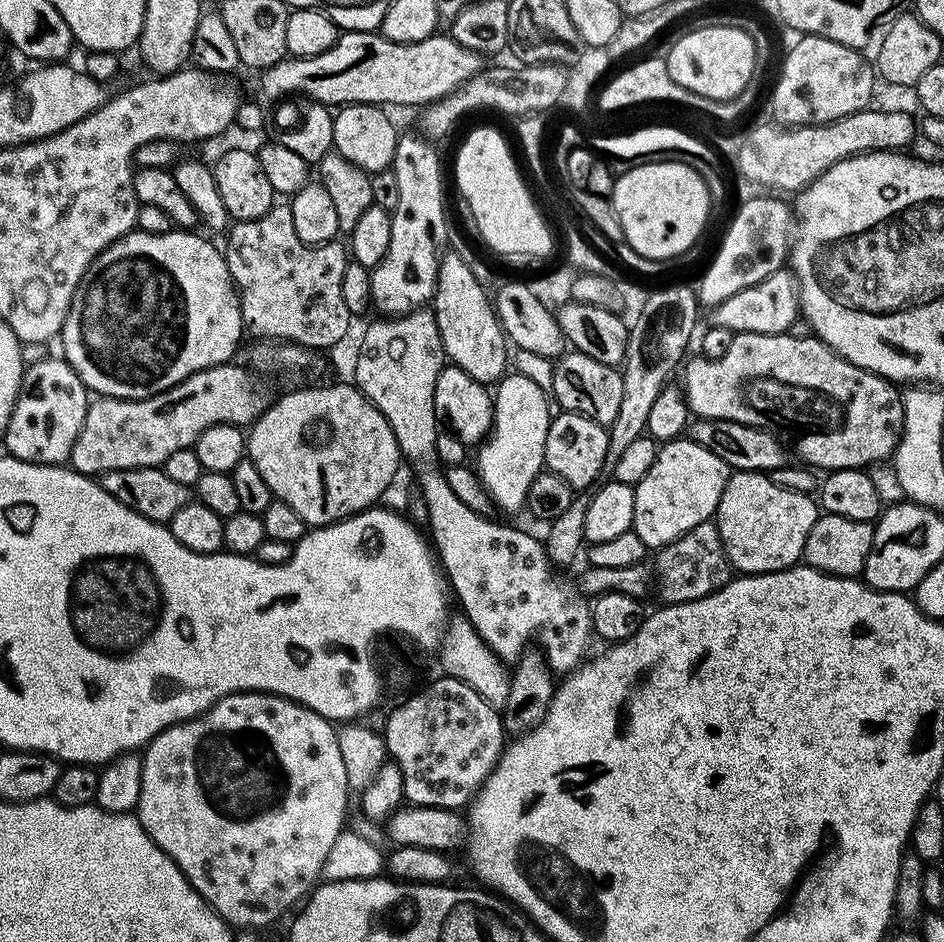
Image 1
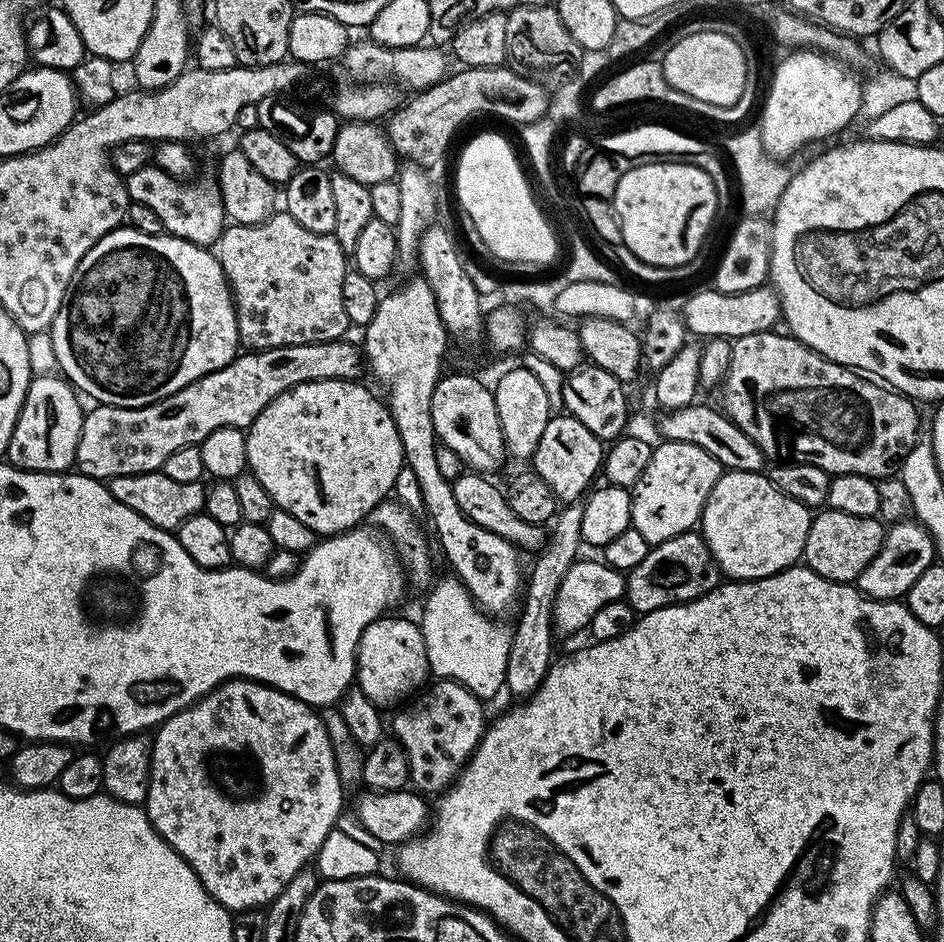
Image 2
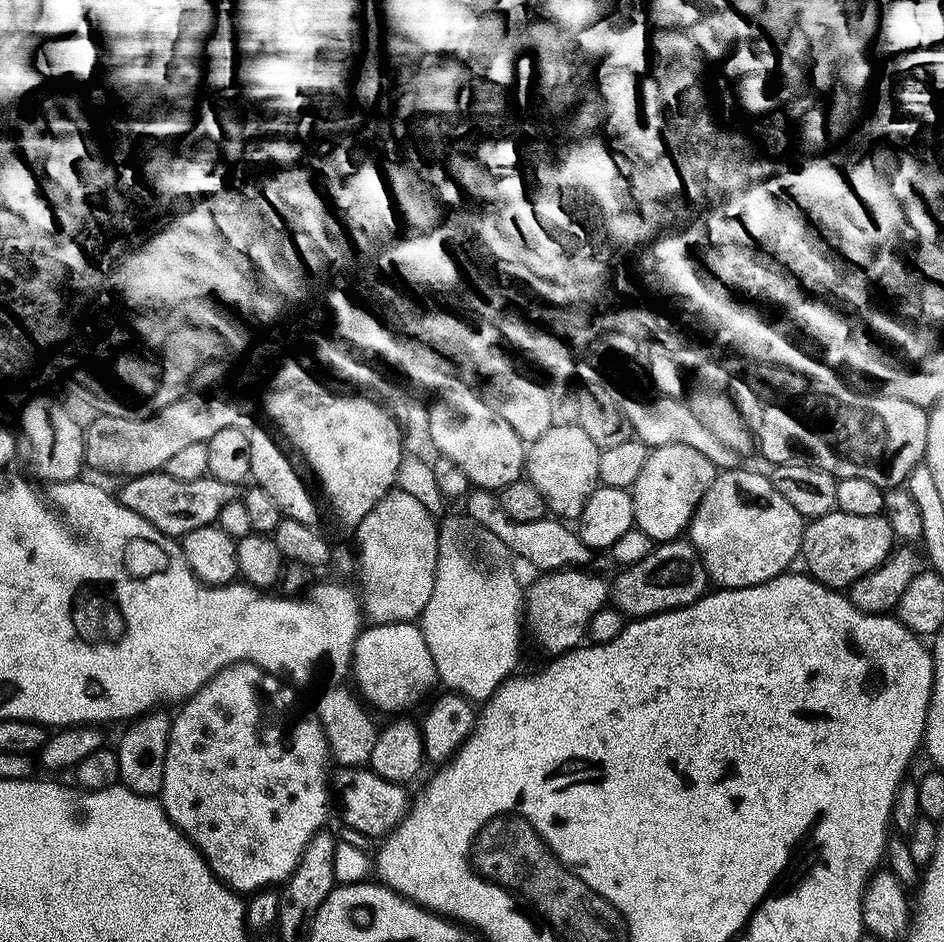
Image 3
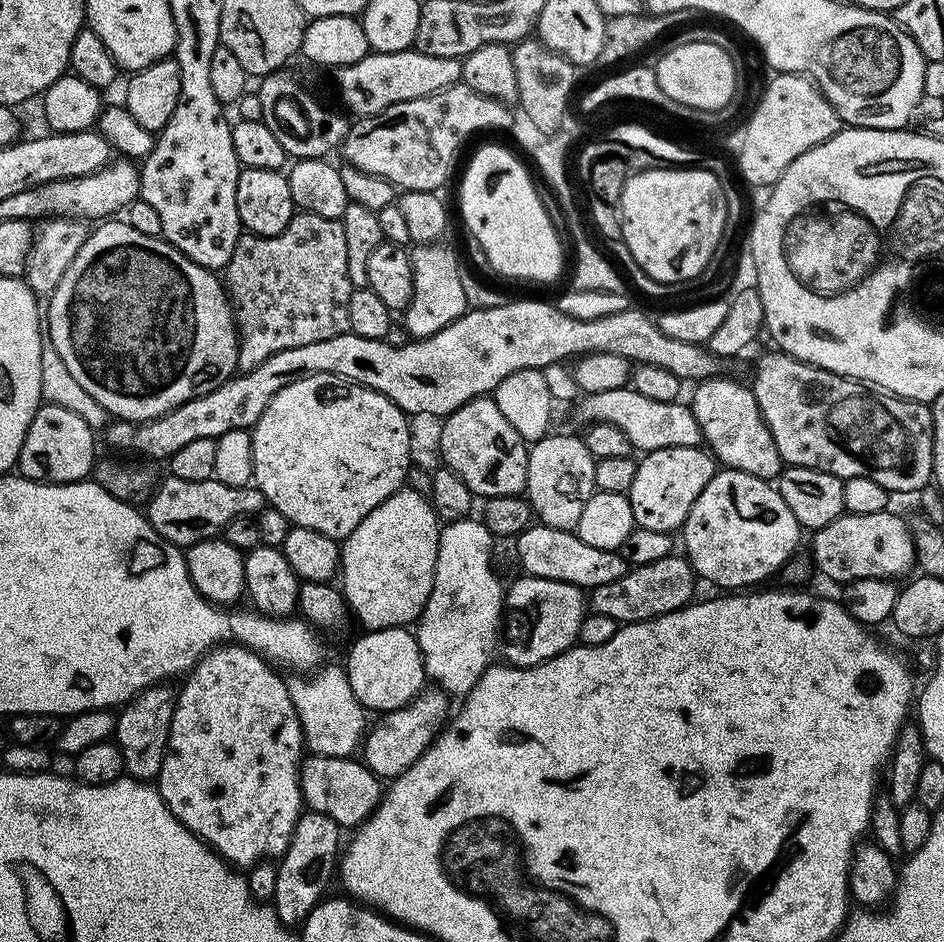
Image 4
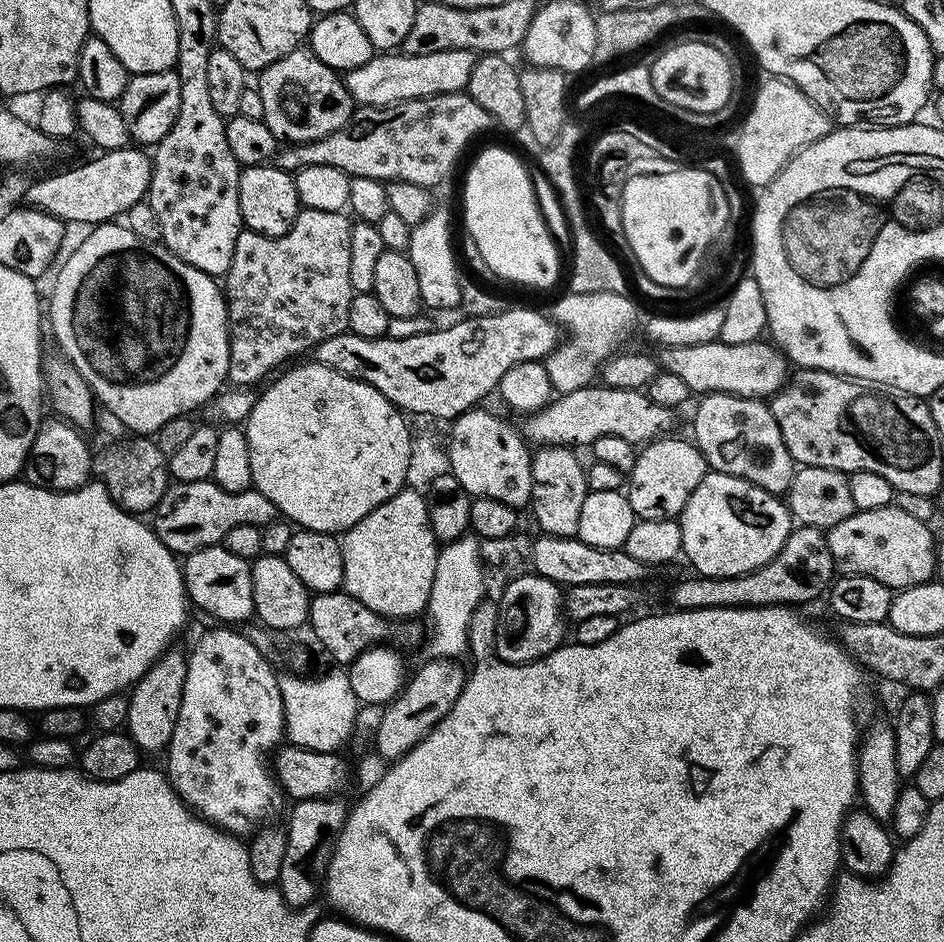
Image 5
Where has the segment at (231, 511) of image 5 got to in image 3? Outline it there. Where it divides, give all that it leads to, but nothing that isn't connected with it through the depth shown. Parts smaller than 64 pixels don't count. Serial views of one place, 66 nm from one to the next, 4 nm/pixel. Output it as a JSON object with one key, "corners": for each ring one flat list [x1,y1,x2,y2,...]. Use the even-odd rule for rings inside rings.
{"corners":[[161,470,133,476,121,484,124,485,118,491,120,504,146,518,146,522,150,522,150,526,157,528,162,535,173,538,184,537,199,527,215,525,222,508,238,496,237,485,219,481,212,475,194,478,194,482,181,482,179,478,170,478,170,474]]}

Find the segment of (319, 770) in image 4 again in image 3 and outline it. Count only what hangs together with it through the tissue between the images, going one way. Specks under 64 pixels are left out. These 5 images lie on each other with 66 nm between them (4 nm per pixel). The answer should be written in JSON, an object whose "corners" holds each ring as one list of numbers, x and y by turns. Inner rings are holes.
{"corners":[[341,767,336,776,336,794,334,796,340,799,340,824,345,828,356,830,358,834,373,838,383,838,399,824,401,818,408,813,410,802,410,792,407,792,403,783,382,778,378,773,372,771,371,767]]}

